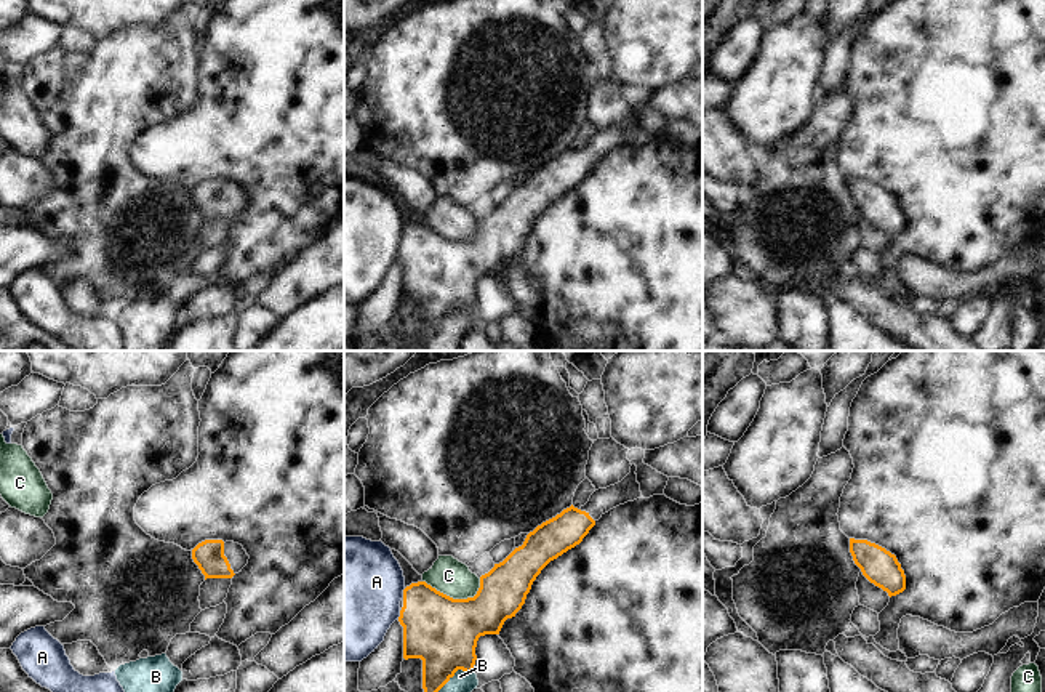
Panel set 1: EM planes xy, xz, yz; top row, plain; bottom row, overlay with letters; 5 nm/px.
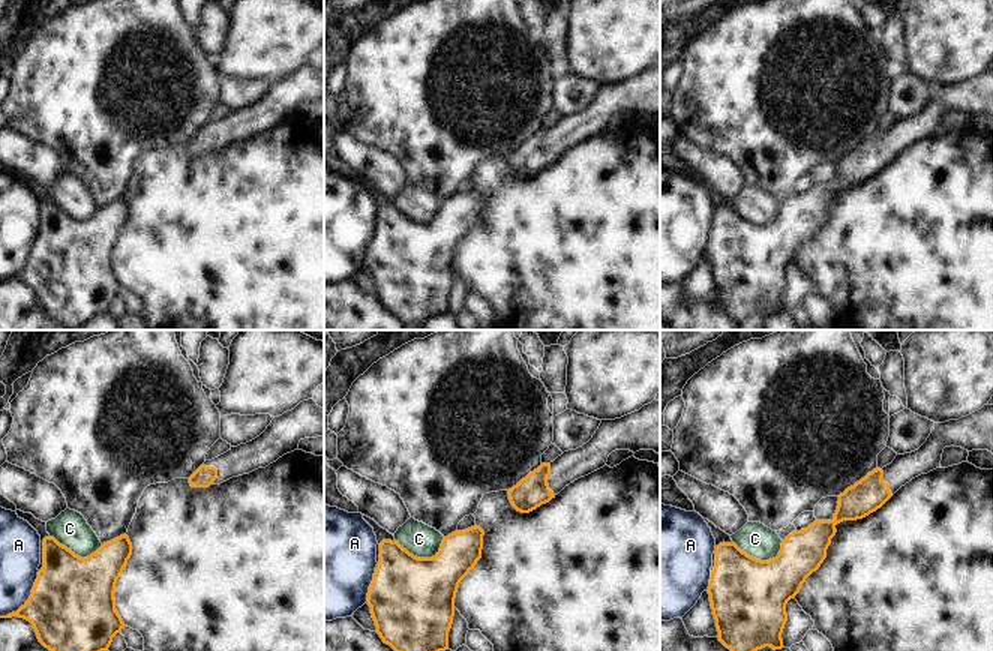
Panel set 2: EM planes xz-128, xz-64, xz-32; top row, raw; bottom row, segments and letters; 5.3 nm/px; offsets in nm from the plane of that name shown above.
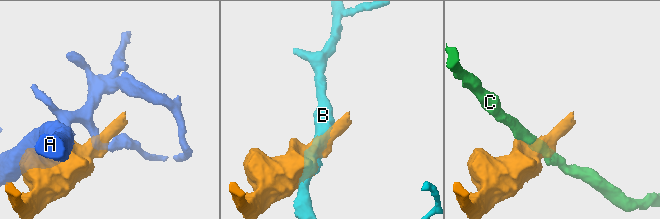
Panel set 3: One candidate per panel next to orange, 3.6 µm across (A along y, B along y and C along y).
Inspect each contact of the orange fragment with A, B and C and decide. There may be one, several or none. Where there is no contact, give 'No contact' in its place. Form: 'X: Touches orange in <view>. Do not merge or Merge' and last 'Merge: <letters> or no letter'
A: Touches orange in xz. Do not merge
B: Touches orange in xz. Do not merge
C: Touches orange in xz. Do not merge
Merge: no letter

